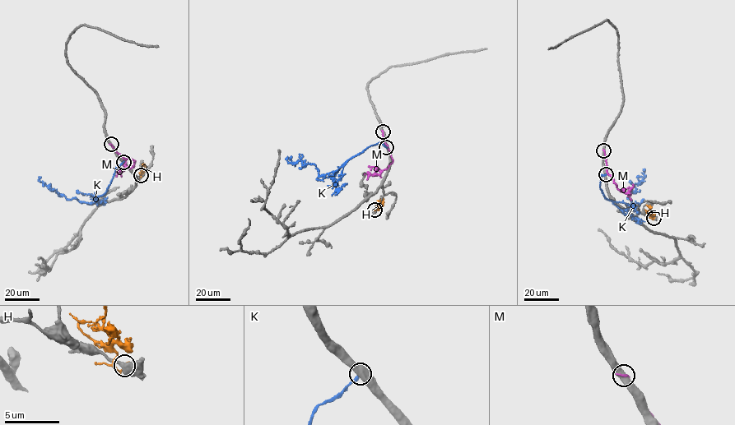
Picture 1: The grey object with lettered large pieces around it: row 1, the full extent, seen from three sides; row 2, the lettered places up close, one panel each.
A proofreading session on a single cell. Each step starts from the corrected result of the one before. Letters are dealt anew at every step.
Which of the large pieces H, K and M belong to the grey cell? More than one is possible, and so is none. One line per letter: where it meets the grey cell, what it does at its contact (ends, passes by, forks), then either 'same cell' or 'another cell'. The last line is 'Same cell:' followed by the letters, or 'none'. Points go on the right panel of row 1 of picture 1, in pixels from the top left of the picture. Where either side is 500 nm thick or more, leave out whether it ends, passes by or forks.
H: meets grey at (653, 218); another cell
K: meets grey at (606, 174); another cell
M: meets grey at (603, 150); it ends there; another cell
Same cell: none

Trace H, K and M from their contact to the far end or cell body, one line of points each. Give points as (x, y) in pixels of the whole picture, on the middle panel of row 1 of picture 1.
H: (374, 210), (383, 198)
K: (386, 147), (378, 143), (336, 170), (318, 176), (313, 163), (302, 166), (300, 160), (288, 163), (289, 159)
M: (383, 131), (383, 138), (393, 162), (379, 175), (369, 175), (367, 179)

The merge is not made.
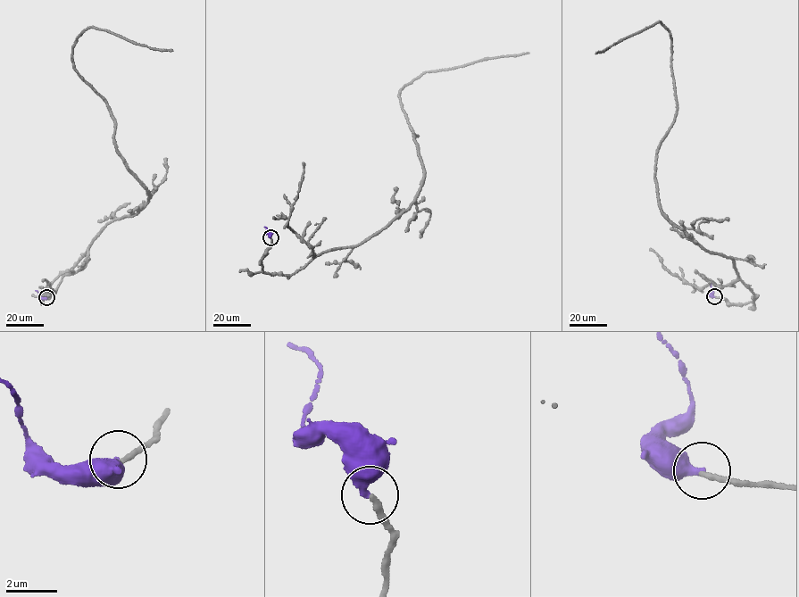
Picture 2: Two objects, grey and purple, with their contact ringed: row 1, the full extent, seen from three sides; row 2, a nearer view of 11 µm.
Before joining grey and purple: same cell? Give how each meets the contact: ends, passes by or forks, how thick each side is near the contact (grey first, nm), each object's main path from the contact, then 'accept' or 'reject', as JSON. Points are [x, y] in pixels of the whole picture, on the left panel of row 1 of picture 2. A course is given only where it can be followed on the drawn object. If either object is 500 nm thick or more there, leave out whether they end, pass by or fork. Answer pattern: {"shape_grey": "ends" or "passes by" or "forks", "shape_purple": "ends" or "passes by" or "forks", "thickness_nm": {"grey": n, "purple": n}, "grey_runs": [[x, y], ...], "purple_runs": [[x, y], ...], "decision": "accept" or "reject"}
{"shape_grey": "ends", "shape_purple": "ends", "thickness_nm": {"grey": 240, "purple": 360}, "grey_runs": [[46, 297], [100, 230], [149, 198], [118, 151], [106, 102], [75, 69], [72, 46], [92, 27], [172, 50]], "purple_runs": [[46, 297], [40, 297], [36, 290]], "decision": "accept"}

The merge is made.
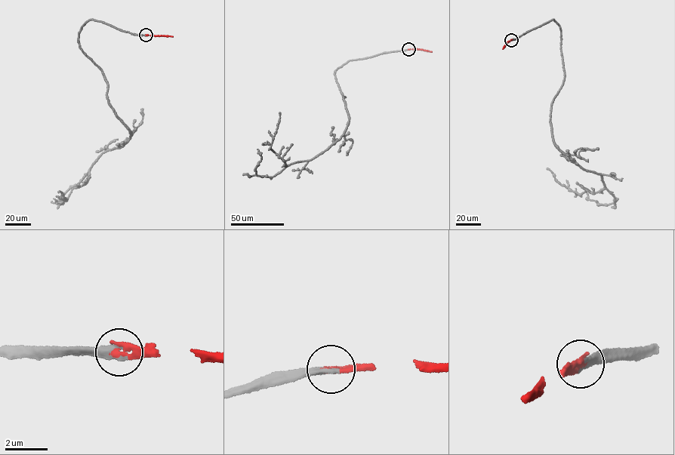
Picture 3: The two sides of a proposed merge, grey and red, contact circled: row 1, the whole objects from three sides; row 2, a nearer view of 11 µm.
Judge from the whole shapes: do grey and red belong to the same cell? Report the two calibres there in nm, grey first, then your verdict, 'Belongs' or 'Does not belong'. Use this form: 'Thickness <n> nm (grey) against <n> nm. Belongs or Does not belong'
Thickness 240 nm (grey) against 340 nm. Belongs

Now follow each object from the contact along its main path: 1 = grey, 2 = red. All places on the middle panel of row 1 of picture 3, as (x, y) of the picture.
1: (408, 49), (337, 68), (345, 131), (311, 159), (286, 166), (270, 148), (279, 112)
2: (408, 49), (432, 52)

